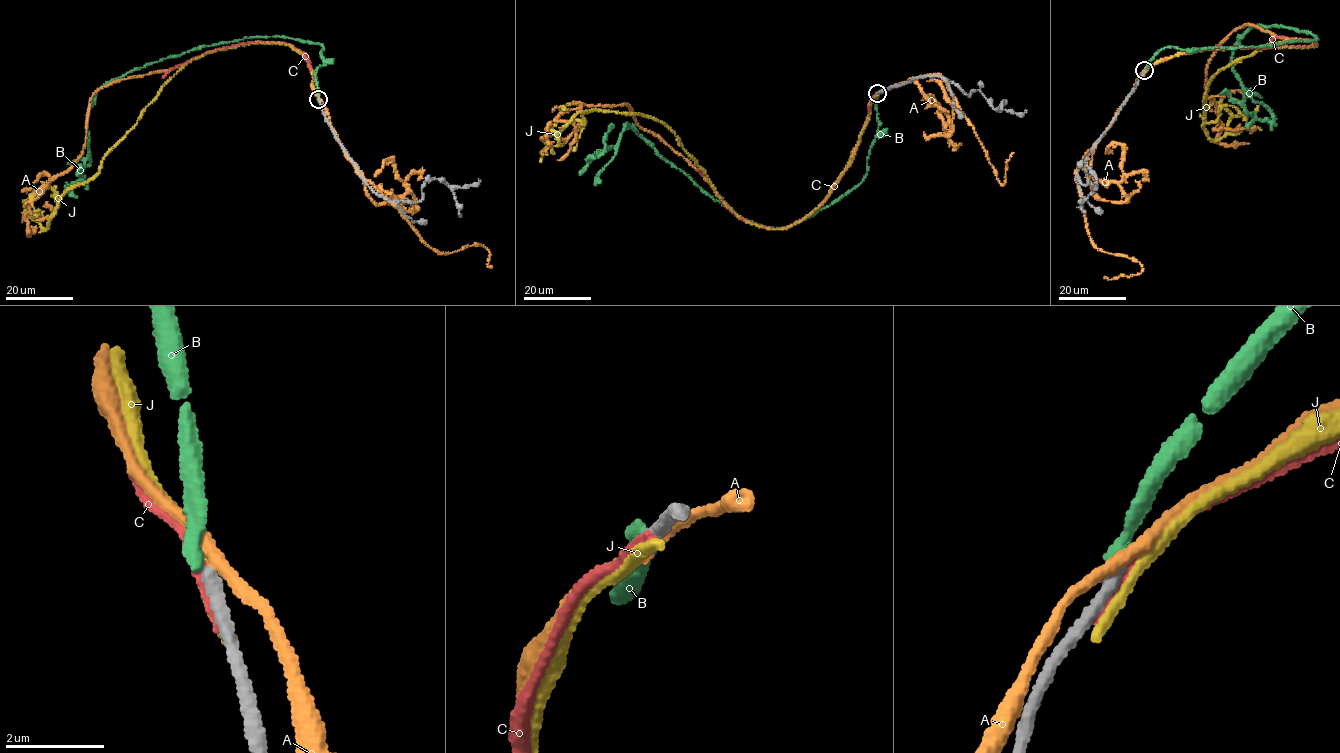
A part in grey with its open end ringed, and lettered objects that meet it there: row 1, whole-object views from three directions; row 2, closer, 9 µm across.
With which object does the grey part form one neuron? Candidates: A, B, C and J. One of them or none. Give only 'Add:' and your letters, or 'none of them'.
Add: none of them

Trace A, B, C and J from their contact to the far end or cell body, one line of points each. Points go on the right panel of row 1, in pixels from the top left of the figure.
A: (1144, 71), (1198, 49), (1313, 40), (1252, 23), (1217, 48), (1205, 95), (1216, 107), (1214, 130), (1256, 130)
B: (1144, 71), (1166, 47), (1318, 39), (1307, 31), (1257, 24), (1232, 54), (1244, 109), (1269, 121)
C: (1143, 72), (1160, 62), (1192, 50), (1317, 43), (1282, 37), (1270, 40)
J: (1144, 72), (1202, 50), (1315, 42), (1226, 66), (1203, 125), (1226, 133), (1220, 104), (1205, 124)

